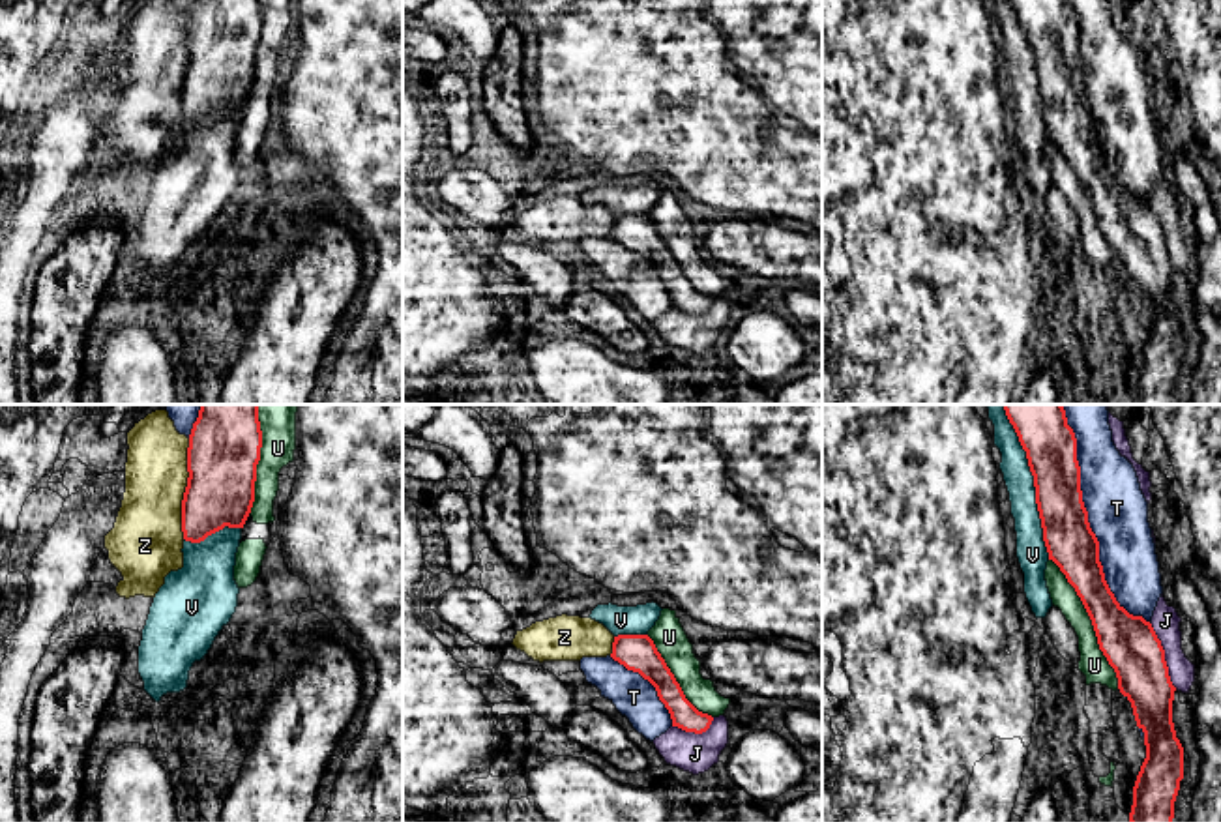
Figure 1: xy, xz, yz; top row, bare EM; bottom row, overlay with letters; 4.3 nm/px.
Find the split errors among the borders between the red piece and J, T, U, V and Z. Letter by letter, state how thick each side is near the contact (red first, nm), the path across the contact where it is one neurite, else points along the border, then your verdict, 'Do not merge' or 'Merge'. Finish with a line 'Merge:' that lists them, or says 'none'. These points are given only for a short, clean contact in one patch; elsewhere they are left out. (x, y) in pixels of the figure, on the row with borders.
J: Thickness 240 nm (red) against 120 nm. Do not merge
T: Thickness 220 nm (red) against 260 nm. Do not merge
U: Thickness 240 nm (red) against 120 nm. Do not merge
V: Thickness 220 nm (red) against 120 nm. Do not merge
Z: Thickness 300 nm (red) against 280 nm. Do not merge
Merge: none

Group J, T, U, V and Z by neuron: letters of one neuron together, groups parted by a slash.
J / T / U / V / Z

